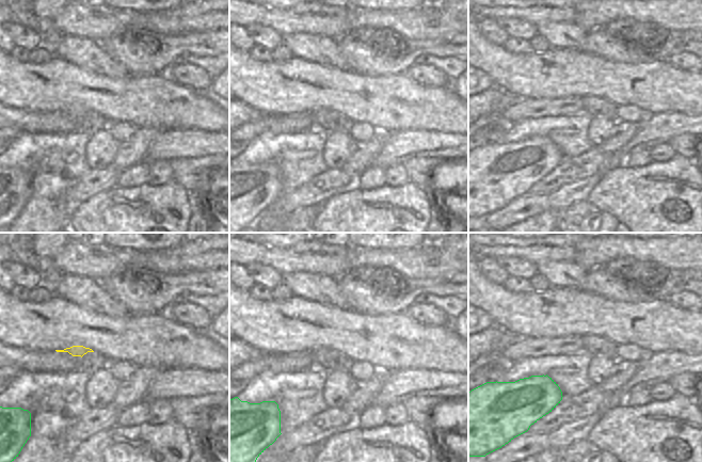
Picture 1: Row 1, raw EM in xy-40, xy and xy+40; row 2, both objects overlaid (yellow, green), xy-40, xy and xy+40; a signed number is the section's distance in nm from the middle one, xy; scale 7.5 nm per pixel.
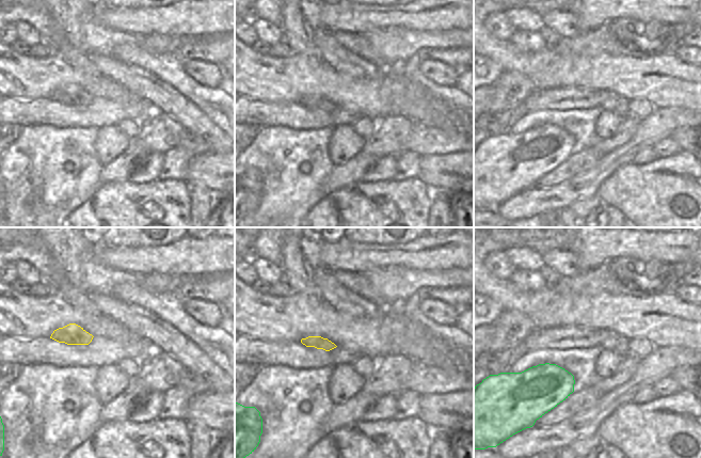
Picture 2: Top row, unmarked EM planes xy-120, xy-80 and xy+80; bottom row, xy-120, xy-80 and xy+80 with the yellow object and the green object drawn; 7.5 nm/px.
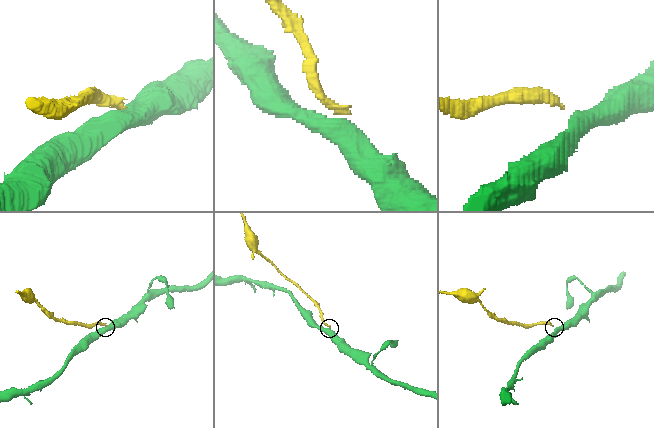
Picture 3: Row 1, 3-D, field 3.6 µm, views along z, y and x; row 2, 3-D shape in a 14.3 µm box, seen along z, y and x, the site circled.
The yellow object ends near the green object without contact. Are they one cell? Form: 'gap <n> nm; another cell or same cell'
gap 500 nm; another cell

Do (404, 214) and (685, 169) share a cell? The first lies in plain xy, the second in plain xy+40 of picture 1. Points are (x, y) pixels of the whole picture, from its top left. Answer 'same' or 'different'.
same

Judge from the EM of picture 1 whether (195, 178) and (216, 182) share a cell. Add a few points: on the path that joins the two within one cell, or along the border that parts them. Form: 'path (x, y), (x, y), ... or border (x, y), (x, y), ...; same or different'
border (218, 169), (210, 174), (208, 190), (202, 196); different

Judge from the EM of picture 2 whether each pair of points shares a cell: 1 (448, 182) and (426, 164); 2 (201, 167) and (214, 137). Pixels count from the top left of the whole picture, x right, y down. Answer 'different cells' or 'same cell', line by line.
1: same cell
2: different cells

